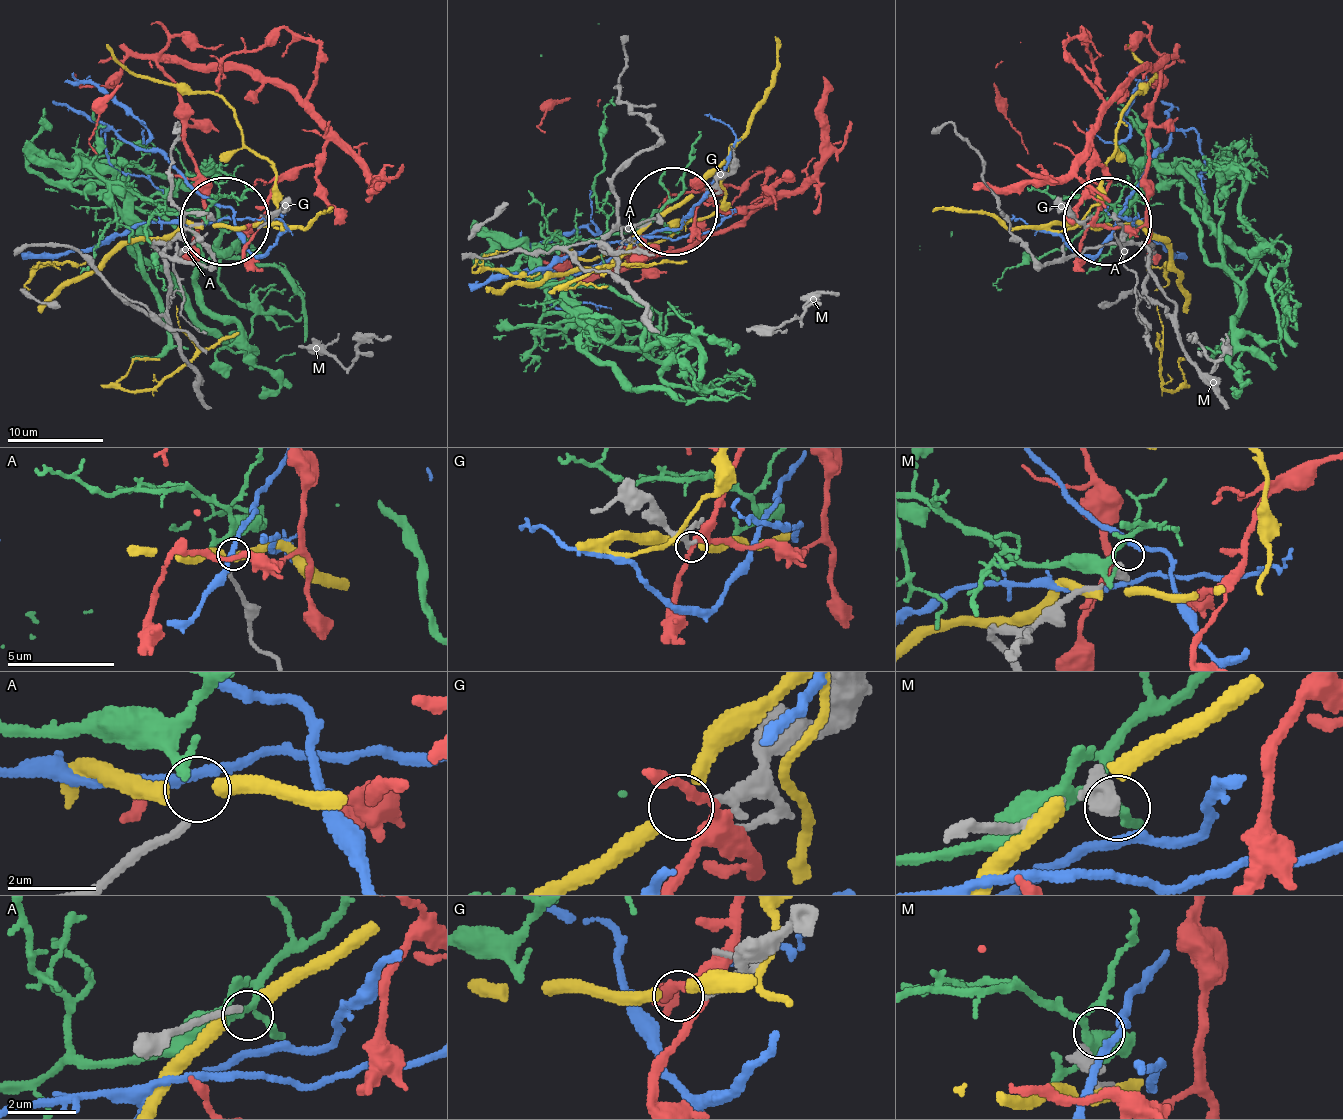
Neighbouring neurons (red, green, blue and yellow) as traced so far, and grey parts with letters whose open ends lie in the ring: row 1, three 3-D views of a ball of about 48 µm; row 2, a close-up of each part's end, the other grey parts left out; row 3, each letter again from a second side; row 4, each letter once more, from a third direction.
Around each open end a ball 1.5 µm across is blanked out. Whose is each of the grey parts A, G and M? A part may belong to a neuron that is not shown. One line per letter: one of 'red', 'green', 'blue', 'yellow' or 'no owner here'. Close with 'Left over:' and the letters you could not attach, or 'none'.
A: no owner here
G: no owner here
M: no owner here
Left over: A, G, M

